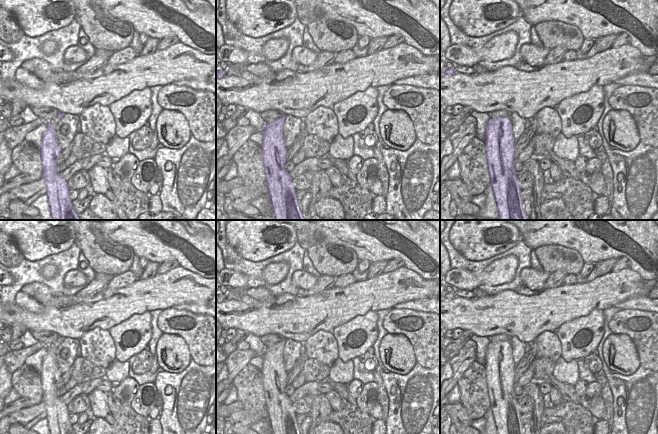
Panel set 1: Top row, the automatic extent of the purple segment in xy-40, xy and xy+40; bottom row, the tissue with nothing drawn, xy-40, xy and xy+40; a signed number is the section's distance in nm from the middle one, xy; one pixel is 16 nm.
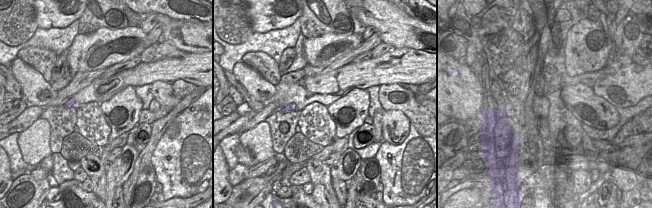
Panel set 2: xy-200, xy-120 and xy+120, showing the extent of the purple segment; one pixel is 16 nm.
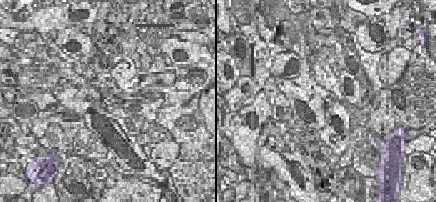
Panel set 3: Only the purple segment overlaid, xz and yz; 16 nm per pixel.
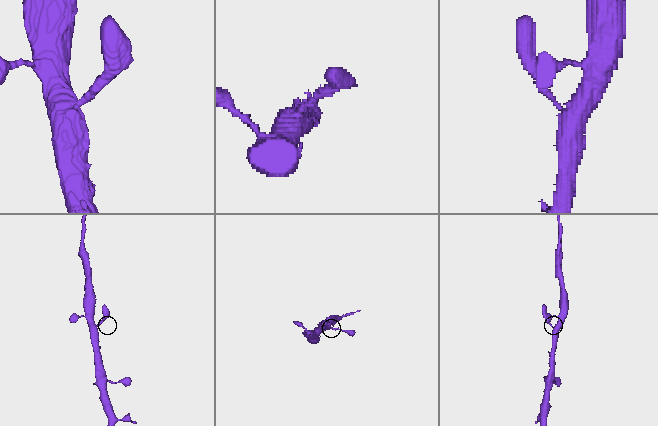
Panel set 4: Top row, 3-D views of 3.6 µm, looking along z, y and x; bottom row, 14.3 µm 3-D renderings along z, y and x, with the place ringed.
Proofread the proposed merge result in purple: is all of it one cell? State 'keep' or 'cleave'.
keep

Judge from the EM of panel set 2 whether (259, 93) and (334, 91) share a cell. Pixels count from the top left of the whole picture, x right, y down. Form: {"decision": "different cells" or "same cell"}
{"decision": "different cells"}

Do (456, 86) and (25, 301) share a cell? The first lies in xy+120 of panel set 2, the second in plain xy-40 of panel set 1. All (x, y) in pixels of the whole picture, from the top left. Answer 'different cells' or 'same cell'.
different cells

